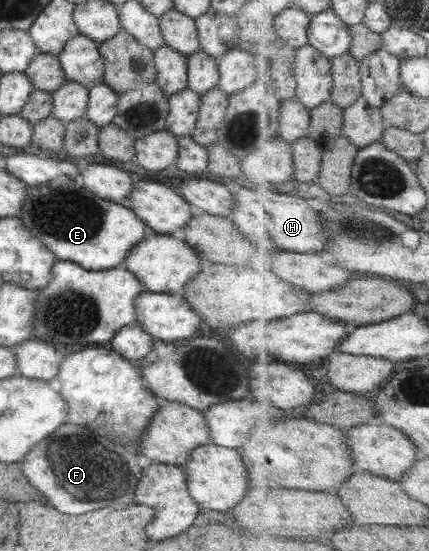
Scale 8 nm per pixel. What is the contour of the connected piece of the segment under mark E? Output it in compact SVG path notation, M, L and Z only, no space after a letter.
M61 176L40 184L39 188L29 188L19 218L23 220L23 226L29 230L29 234L41 242L58 260L72 262L88 271L103 271L119 267L129 255L129 249L139 244L150 231L124 204L103 200L89 192L85 186L83 188L79 186L82 186L79 182L71 182L69 178Z

